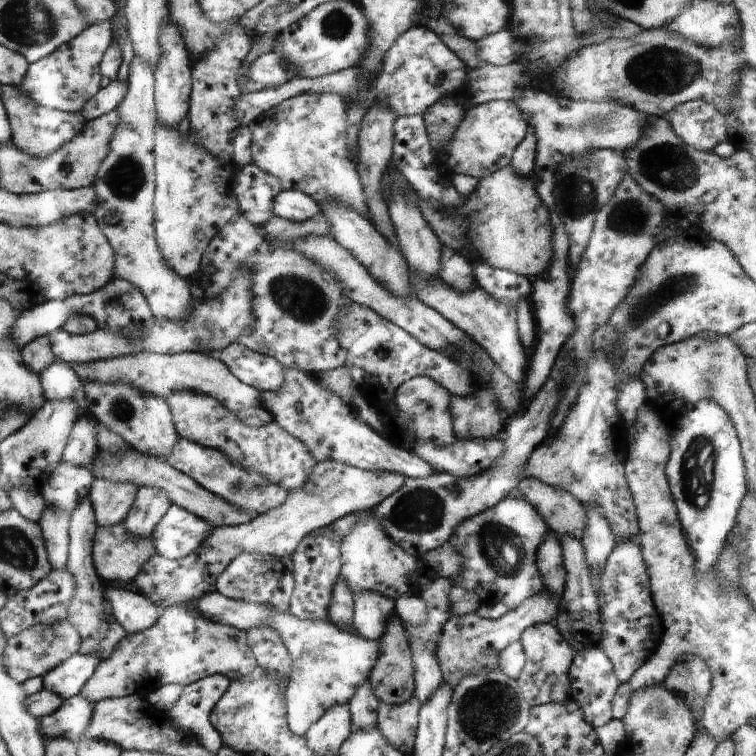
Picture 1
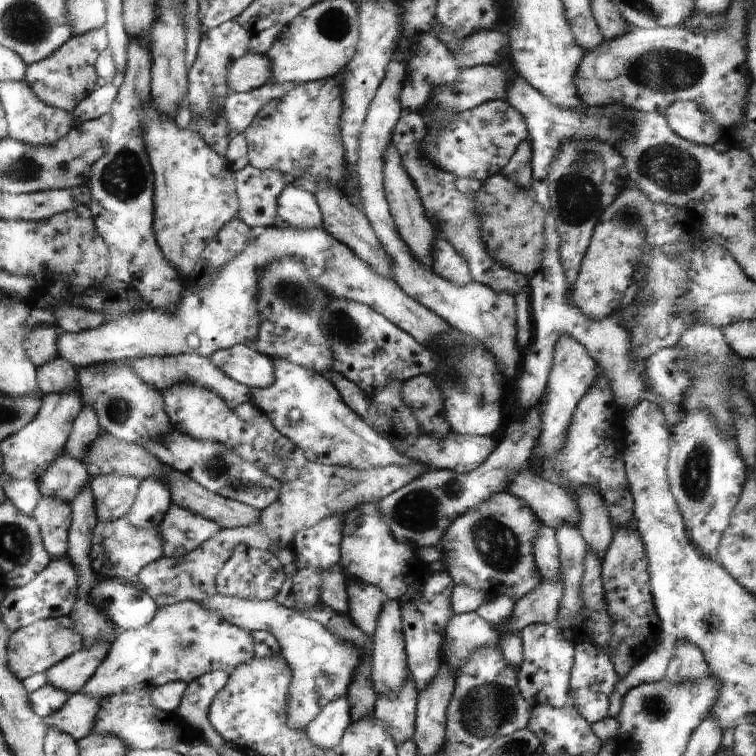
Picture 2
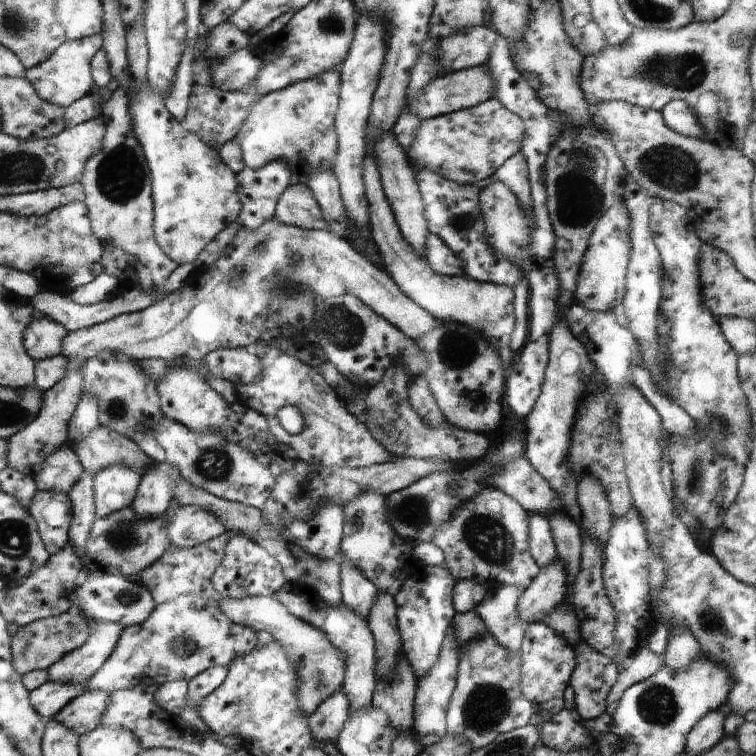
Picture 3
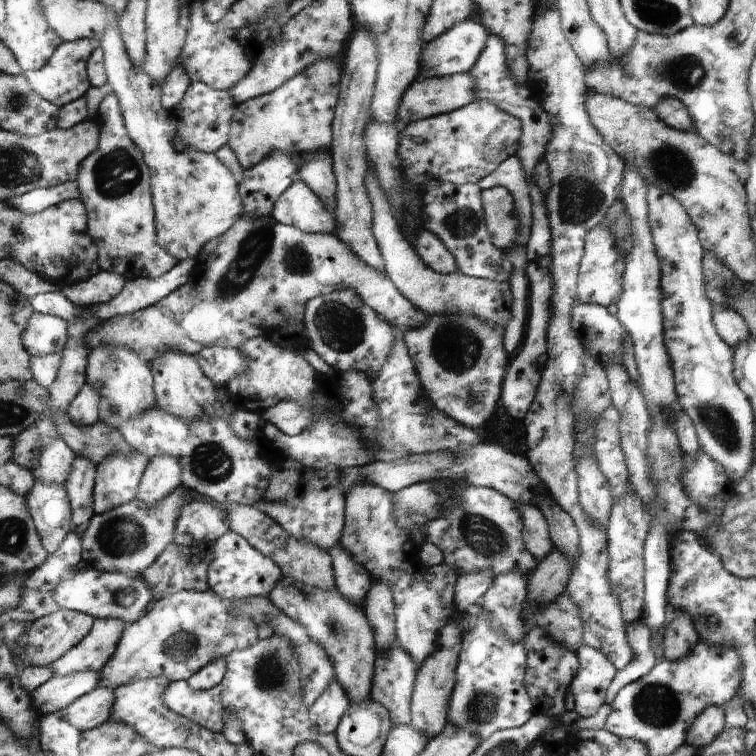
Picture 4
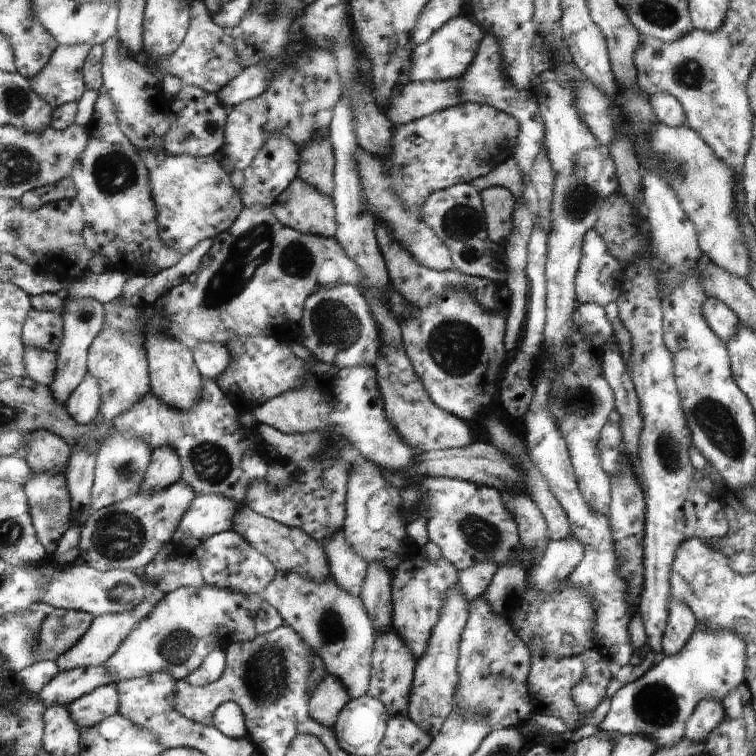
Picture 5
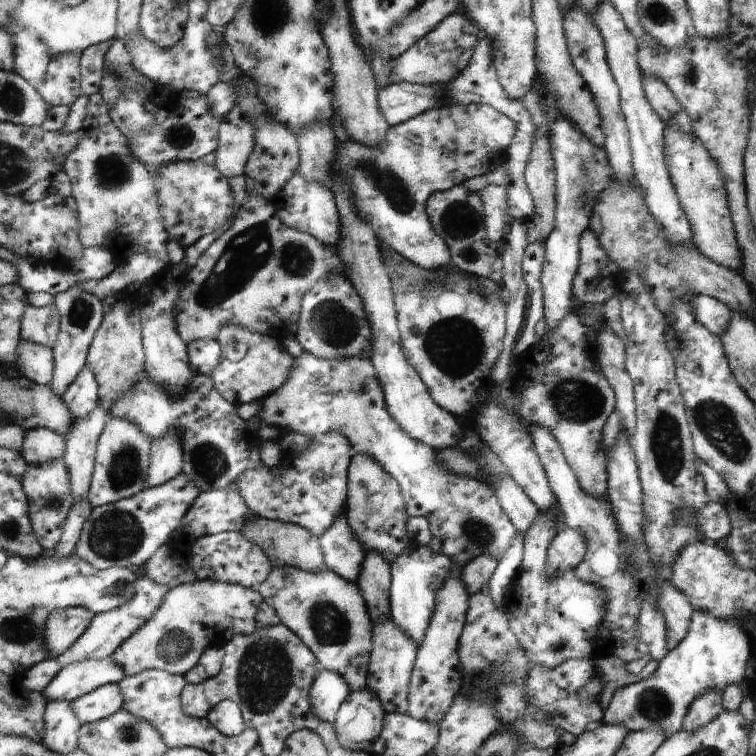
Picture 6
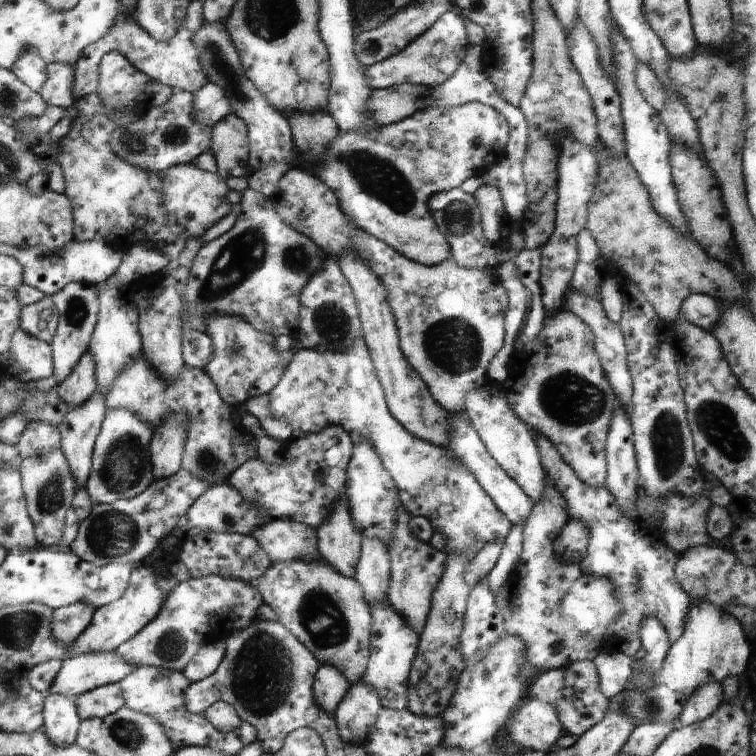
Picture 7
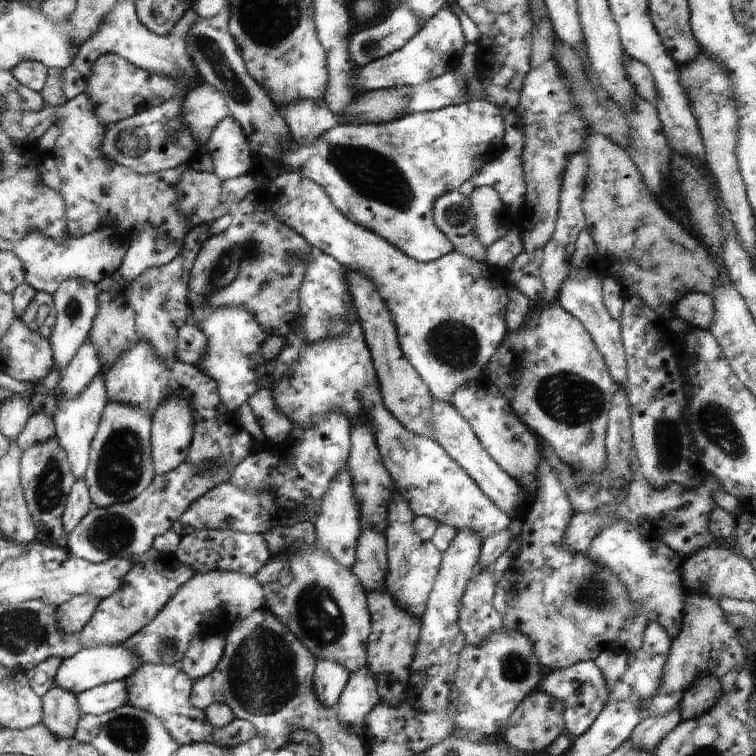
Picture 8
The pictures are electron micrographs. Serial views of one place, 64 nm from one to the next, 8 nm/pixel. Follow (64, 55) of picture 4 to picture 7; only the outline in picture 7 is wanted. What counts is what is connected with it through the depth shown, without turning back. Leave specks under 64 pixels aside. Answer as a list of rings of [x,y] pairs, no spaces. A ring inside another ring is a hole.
[[[54,62],[48,68],[48,76],[50,76],[50,84],[42,88],[42,96],[46,96],[46,100],[50,100],[52,106],[62,106],[62,108],[72,106],[74,104],[74,98],[72,98],[74,66]]]

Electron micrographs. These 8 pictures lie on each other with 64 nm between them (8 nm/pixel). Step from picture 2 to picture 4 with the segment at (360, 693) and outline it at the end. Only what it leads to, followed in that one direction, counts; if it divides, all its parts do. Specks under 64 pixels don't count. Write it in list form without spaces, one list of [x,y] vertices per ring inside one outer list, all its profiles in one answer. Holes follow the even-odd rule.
[[[290,576],[278,582],[278,588],[270,592],[270,600],[294,622],[302,624],[304,632],[308,632],[308,636],[330,654],[336,666],[334,668],[336,680],[342,684],[350,702],[361,704],[372,697],[370,688],[373,689],[373,673],[376,671],[374,670],[376,666],[374,654],[378,652],[378,649],[374,650],[374,642],[376,642],[374,632],[360,608],[346,602],[344,595],[336,586],[330,592],[320,592],[320,588],[310,588],[310,584],[294,580]]]

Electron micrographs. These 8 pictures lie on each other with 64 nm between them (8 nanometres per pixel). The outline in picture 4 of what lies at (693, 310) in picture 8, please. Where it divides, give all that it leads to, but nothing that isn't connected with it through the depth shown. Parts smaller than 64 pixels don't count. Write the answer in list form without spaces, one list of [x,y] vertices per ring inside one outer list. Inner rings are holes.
[[[718,304],[712,306],[713,324],[717,328],[722,340],[734,349],[734,346],[742,344],[746,338],[750,338],[749,326],[742,320],[742,316],[734,312],[732,308],[720,308]]]

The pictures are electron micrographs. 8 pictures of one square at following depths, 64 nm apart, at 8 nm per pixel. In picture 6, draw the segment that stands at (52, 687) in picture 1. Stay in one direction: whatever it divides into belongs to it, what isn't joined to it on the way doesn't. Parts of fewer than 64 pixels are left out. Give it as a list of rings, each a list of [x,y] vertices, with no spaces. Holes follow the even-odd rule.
[[[140,576],[138,584],[136,584],[136,596],[134,600],[126,602],[122,608],[114,610],[114,612],[104,612],[104,614],[96,614],[92,618],[90,628],[86,628],[86,632],[80,636],[70,648],[62,654],[59,654],[56,659],[62,667],[68,664],[75,664],[90,658],[100,659],[109,658],[115,655],[116,651],[126,640],[131,639],[138,631],[141,630],[142,624],[149,623],[152,614],[156,612],[156,608],[162,604],[164,594],[169,592],[164,586],[156,584],[154,580],[150,580],[148,576]]]

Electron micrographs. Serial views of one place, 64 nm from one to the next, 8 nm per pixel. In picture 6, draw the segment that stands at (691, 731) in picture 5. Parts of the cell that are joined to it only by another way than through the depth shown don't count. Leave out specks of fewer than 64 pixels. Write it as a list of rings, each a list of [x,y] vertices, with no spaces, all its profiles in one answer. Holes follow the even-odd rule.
[[[714,690],[698,696],[697,700],[688,704],[689,713],[684,719],[683,730],[697,731],[698,728],[711,724],[721,713],[725,711],[723,706],[723,692]]]

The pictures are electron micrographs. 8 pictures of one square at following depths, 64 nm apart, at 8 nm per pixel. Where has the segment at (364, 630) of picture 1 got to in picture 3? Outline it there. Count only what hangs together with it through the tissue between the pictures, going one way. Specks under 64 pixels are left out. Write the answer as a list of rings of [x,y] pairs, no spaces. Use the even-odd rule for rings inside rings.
[[[342,564],[342,600],[344,604],[350,604],[350,608],[354,608],[354,612],[358,612],[358,616],[368,618],[376,596],[378,596],[378,588],[366,580],[358,570],[348,568],[346,564]]]

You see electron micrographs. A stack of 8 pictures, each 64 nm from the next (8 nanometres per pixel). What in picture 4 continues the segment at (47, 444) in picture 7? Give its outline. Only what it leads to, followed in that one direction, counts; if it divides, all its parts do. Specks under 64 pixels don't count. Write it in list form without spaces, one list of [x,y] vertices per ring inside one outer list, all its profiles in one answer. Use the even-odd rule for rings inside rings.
[[[54,440],[44,446],[40,462],[34,468],[36,480],[50,480],[52,484],[64,484],[72,472],[72,462],[76,460],[74,452],[62,440]]]

